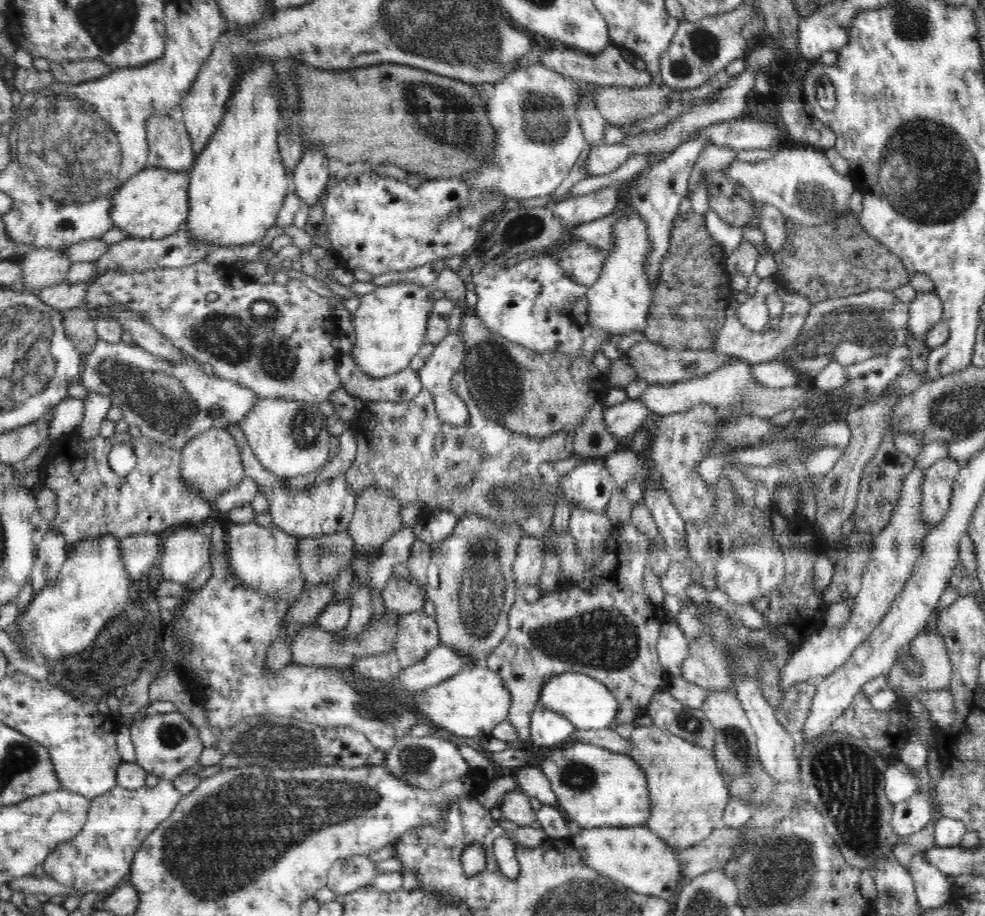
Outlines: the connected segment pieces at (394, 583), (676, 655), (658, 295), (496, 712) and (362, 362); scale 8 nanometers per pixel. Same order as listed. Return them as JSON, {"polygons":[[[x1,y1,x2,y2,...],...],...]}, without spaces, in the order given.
{"polygons":[[[390,577,381,590,384,606,392,613,403,615,424,610,424,600,427,594,424,589,414,582,406,581,402,577]],[[668,617,661,622,660,640,658,640,658,654,662,668,671,674,678,672,680,662,688,656,686,635,678,627,675,618]],[[680,211,673,220,669,247,660,265,660,274,653,290,650,316,672,316,672,318,700,318,704,320,704,332,688,334,688,342,656,342,671,350,702,351,702,346,716,343,714,338,726,322,727,310,734,302,729,272,726,270,727,256,705,228,704,216]],[[476,666,464,668,453,677,432,685,428,690,414,695,409,700,411,706,414,706,414,709,423,716,422,720,432,724,435,729,442,729,457,738,472,738,478,734,489,737,497,724,508,719,512,695,504,685,502,677,498,677,498,673,494,673,494,670,488,666]],[[392,282,378,285,374,292,359,299,360,306,353,315,357,340,352,356,367,376,392,376,410,368,410,362,426,343,428,318,433,312,430,287,414,282]]]}

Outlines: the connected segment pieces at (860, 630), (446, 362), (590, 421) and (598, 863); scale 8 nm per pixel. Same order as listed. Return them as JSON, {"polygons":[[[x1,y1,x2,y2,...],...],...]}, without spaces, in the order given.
{"polygons":[[[902,432,893,436,894,447,902,454,915,457,913,469,905,476,903,490,899,502,889,523,880,534,873,538,872,560,867,564,867,572,861,579,861,588,856,594,856,604,852,608,849,619,837,627,822,627,818,632,811,634,793,653,791,658,780,670,780,689,786,694,790,685,799,682,821,681,830,676,834,670,840,668,848,660,854,649,860,646,882,617,888,612,892,601,913,571,915,560,923,551,924,537,933,529,934,524,921,522,921,484,925,469,936,460,946,458,948,445,937,441,927,442,923,447,923,437,919,432]],[[459,327,454,332,450,332,444,336,444,340,439,344,434,345,434,352,432,356,426,360,424,367,418,371,420,382,424,389,429,390,433,396,433,404,437,410,437,415,443,422,458,426,458,424,465,424,469,417,468,407,464,401,458,397,451,388,451,383,455,375,459,372,461,365,467,360,469,352,467,352,465,342,463,342,463,330]],[[598,399,583,416,582,424,573,434,574,455,578,460,602,459,618,448,618,440,611,434,604,421,607,407]],[[645,824,637,827,582,828,581,832,570,837,570,840,578,850,580,859,588,867,617,880,624,887,628,887,638,894,662,897,664,900,669,900,671,897,676,896,680,889,680,861,678,861,677,850,669,848,669,845,652,830,649,830]]]}

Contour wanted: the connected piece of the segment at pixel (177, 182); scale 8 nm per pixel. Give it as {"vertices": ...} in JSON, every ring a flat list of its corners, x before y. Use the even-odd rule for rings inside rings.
{"vertices":[[150,166,143,168,113,189,110,219,114,221,114,227,126,232,126,237,161,239,174,234,185,224,190,210,188,186,188,171,176,172]]}

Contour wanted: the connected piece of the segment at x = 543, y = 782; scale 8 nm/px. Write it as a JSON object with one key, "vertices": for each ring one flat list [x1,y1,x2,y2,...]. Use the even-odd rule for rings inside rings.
{"vertices":[[525,766,514,770,513,776,518,782,518,790,524,792,528,797,538,799,542,805,560,808,558,798,540,767]]}

